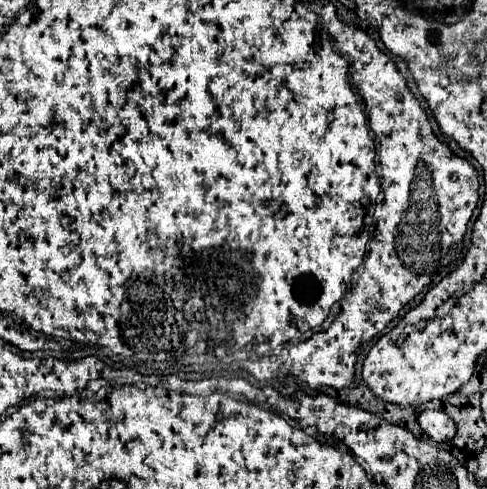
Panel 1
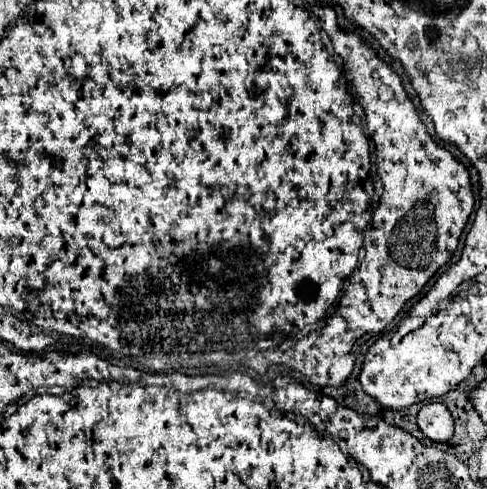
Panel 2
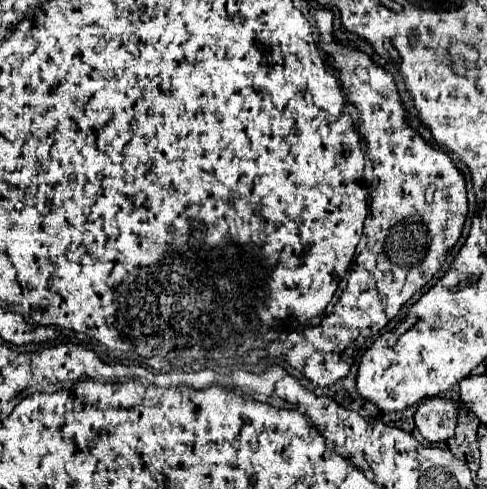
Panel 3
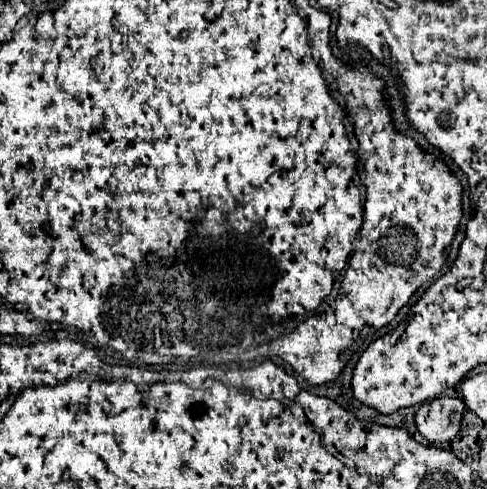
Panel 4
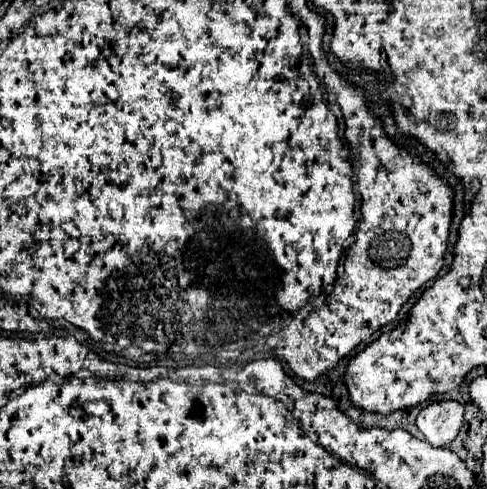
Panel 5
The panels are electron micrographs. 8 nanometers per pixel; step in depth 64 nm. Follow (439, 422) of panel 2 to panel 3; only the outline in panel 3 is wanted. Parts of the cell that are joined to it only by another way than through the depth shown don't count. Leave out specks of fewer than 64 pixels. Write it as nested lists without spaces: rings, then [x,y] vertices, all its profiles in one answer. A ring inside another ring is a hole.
[[[428,398],[416,410],[416,428],[428,442],[446,442],[457,425],[460,403],[446,398]]]

